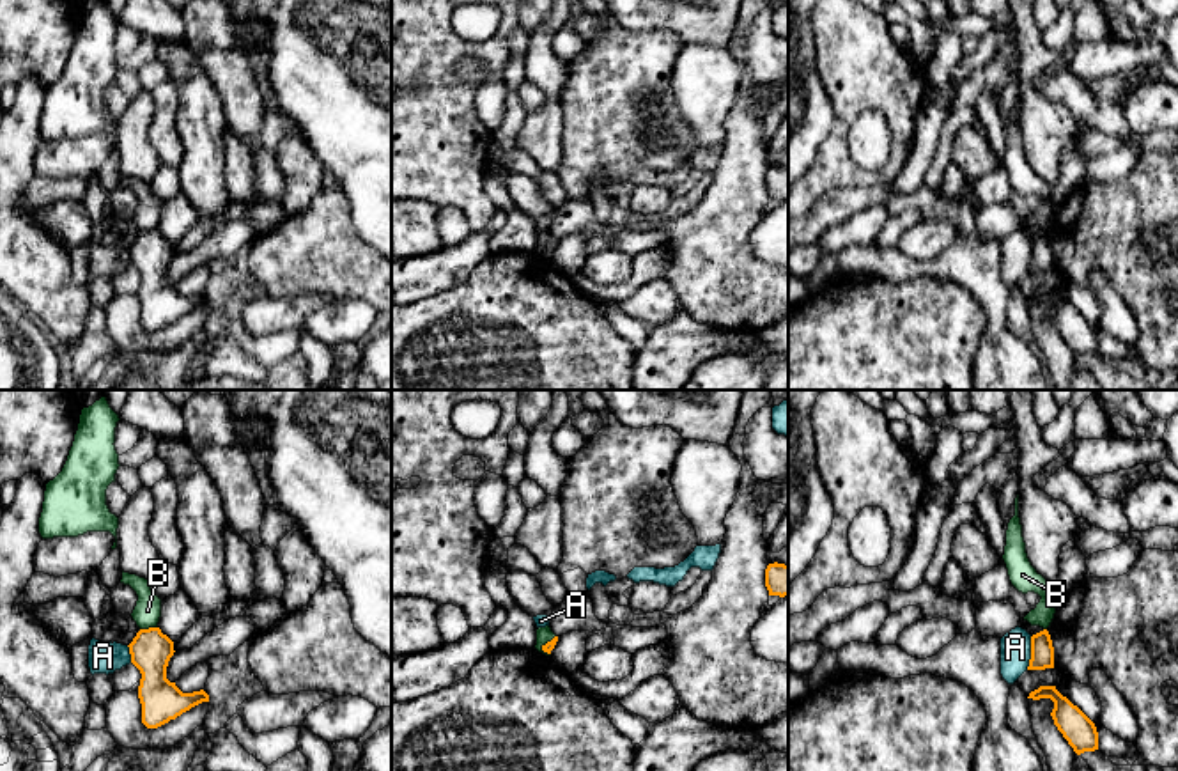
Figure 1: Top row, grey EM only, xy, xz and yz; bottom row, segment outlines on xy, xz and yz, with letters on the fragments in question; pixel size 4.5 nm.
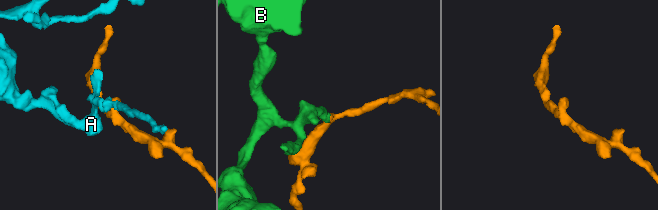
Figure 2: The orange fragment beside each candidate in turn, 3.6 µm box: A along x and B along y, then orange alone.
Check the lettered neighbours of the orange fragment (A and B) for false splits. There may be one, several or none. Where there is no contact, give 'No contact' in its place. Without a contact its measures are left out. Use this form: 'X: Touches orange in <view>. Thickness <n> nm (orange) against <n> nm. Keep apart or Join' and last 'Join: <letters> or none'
A: Touches orange in yz. Thickness 110 nm (orange) against 140 nm. Keep apart
B: Touches orange in xy. Thickness 190 nm (orange) against 120 nm. Keep apart
Join: none

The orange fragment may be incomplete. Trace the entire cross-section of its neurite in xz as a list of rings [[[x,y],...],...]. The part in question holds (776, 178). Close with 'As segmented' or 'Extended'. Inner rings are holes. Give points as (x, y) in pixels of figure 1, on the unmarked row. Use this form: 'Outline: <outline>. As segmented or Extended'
Outline: [[[769,167],[765,172],[765,190],[769,199],[788,199],[788,168],[785,167]]]. As segmented

